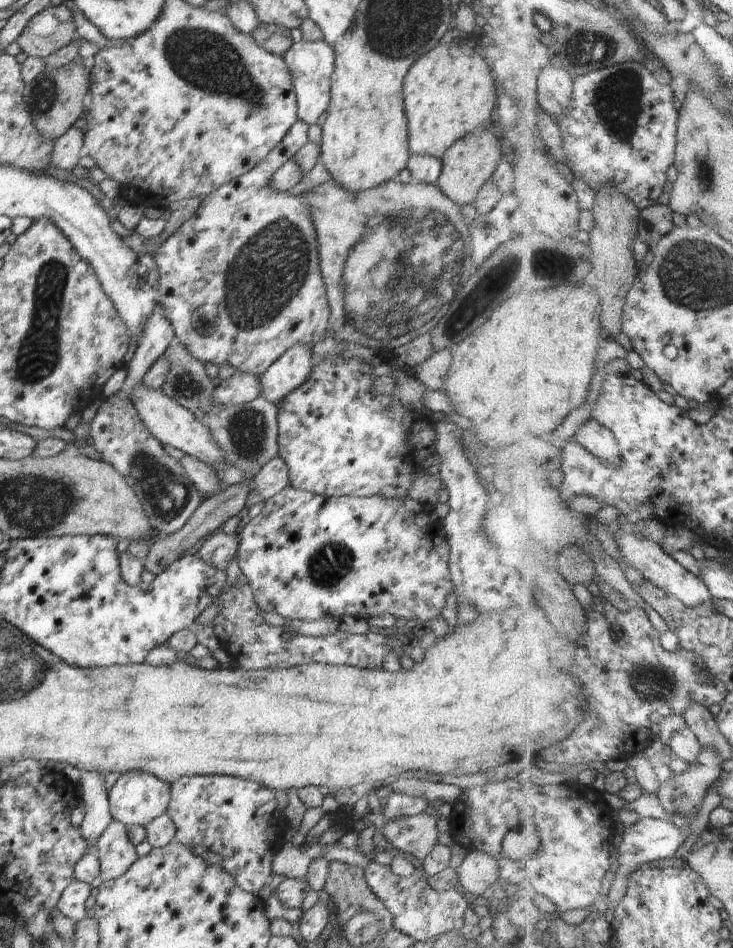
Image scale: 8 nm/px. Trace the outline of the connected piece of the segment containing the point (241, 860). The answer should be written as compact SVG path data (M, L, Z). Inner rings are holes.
M196 775L193 777L182 777L179 778L177 781L174 781L170 784L170 794L171 799L167 808L167 815L174 821L176 827L176 834L174 841L183 844L189 848L194 846L206 846L208 850L214 852L214 854L220 854L223 858L221 866L225 871L228 871L231 874L231 877L236 881L236 884L242 890L245 890L249 893L257 892L270 880L272 877L272 863L277 852L274 852L274 846L278 844L272 844L272 840L270 840L270 826L274 824L274 820L276 818L282 818L282 814L285 813L289 803L289 796L287 791L279 791L279 790L272 790L271 788L266 788L262 786L259 782L256 782L252 779L241 779L232 775Z

